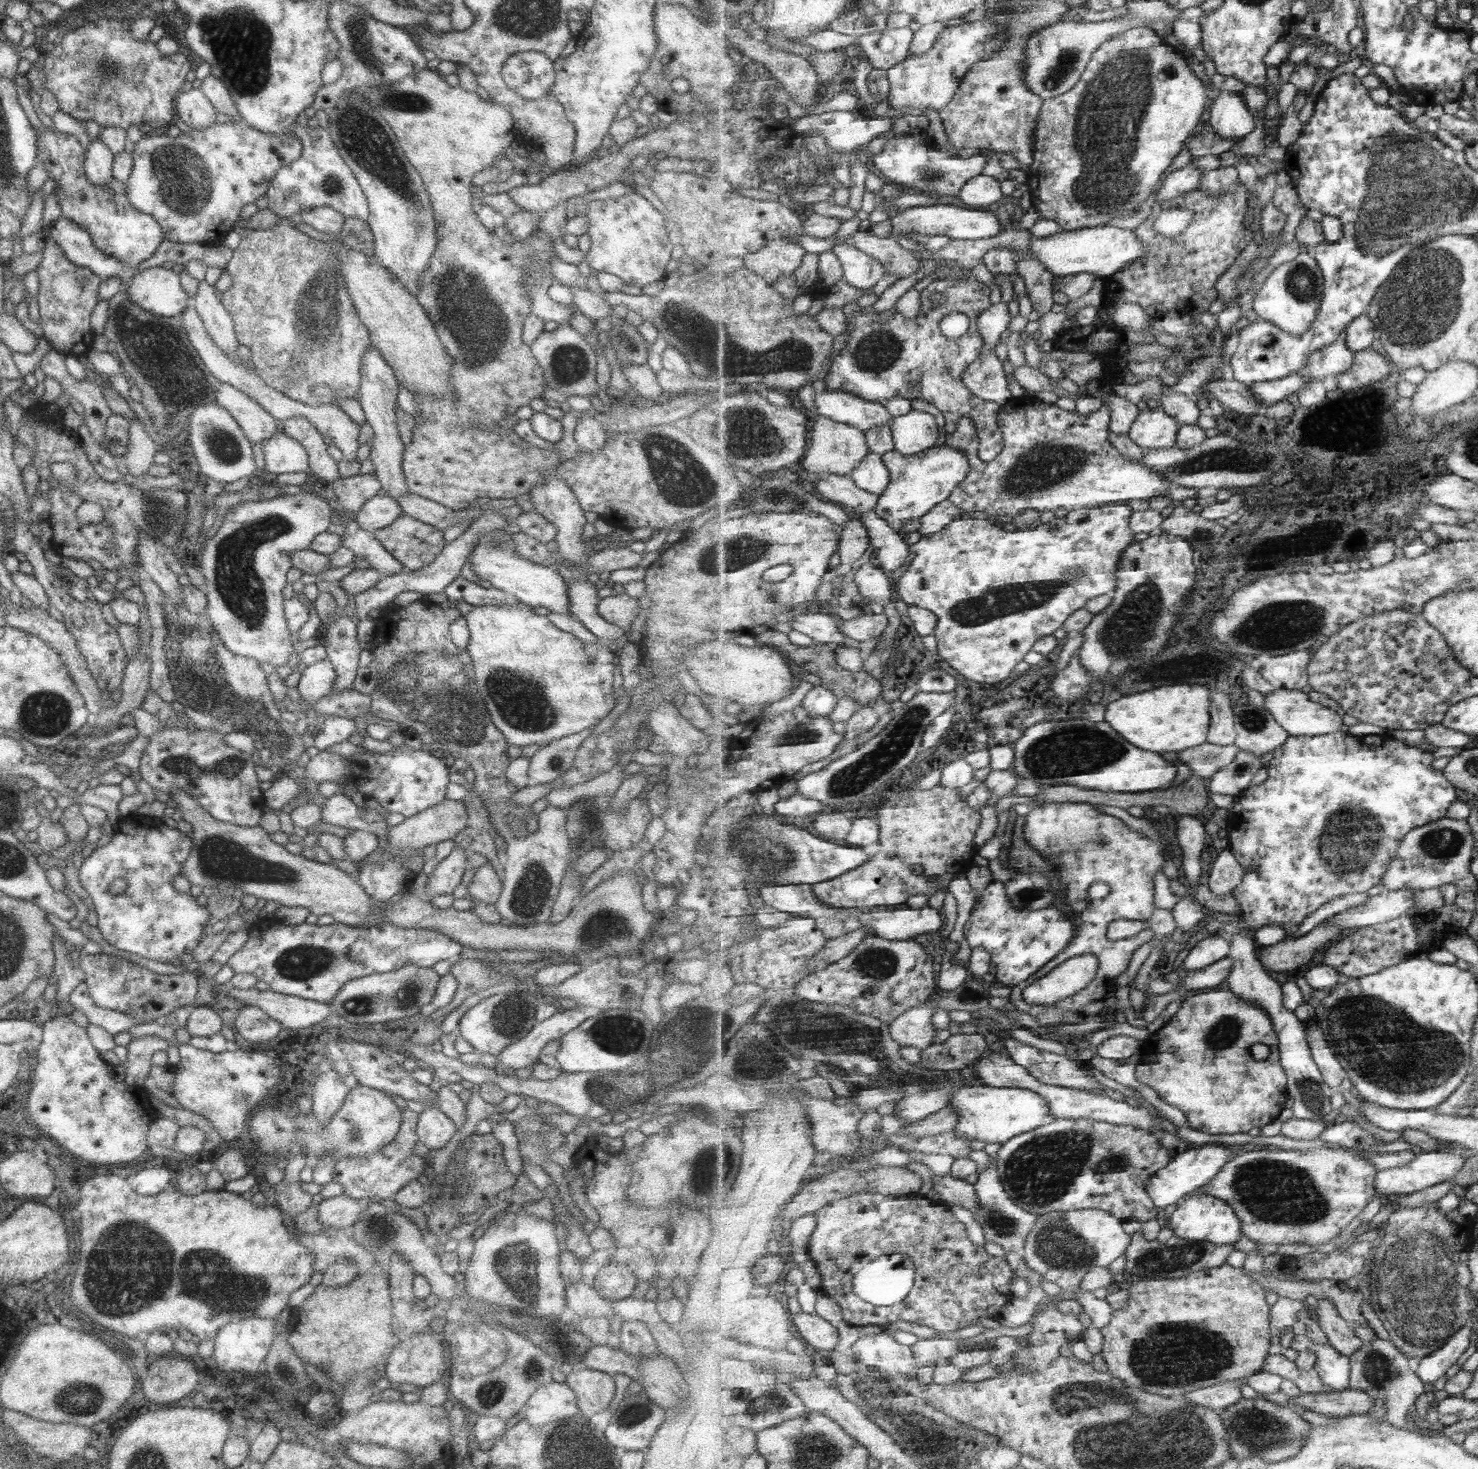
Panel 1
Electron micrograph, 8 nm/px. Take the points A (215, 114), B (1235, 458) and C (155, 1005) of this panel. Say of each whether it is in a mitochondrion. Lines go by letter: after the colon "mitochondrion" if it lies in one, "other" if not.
A: other
B: mitochondrion
C: other

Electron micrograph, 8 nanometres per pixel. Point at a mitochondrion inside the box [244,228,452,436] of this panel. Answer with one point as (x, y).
(320, 311)

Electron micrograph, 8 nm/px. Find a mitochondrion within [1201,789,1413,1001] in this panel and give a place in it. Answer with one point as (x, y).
(1350, 838)

